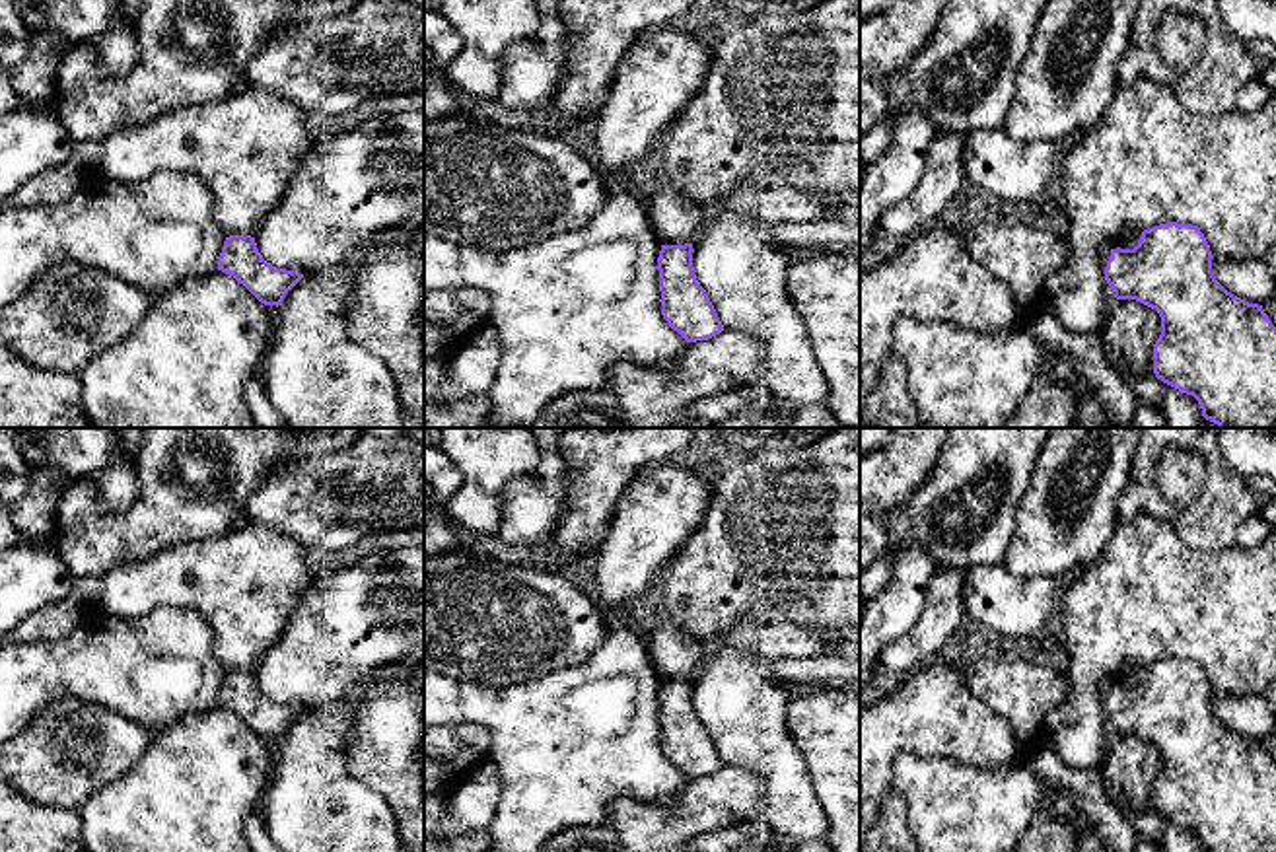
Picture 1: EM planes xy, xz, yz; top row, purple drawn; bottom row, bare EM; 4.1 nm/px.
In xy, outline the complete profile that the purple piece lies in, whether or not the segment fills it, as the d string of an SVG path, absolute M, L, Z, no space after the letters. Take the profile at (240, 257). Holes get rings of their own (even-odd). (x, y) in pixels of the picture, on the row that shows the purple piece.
M230 235L224 241L218 270L233 276L261 303L280 305L286 294L303 278L298 270L276 268L263 259L251 235Z

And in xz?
M692 243L661 245L657 257L661 315L687 342L708 340L724 325L694 274Z

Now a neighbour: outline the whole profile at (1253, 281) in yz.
M1214 255L1216 280L1233 296L1262 305L1276 288L1276 274L1264 259L1223 261Z

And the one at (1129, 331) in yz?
M1109 300L1097 329L1103 354L1111 368L1130 379L1153 373L1153 344L1161 335L1161 317L1136 300Z

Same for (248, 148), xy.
M249 86L237 95L183 107L148 124L117 128L101 140L99 171L121 183L140 183L163 171L198 175L212 193L214 220L224 235L255 237L282 202L315 136L313 121L286 97Z

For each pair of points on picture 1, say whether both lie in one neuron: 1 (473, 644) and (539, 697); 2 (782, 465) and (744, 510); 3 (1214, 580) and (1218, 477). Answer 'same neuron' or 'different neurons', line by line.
1: different neurons
2: same neuron
3: different neurons

